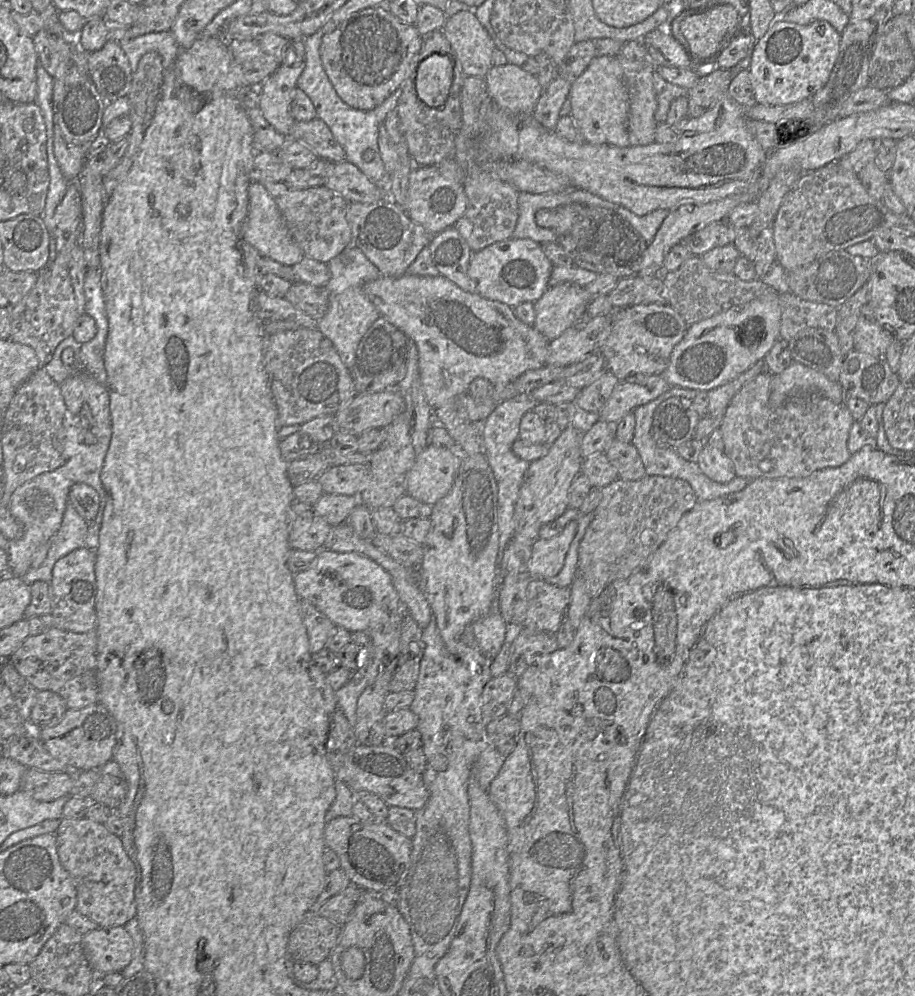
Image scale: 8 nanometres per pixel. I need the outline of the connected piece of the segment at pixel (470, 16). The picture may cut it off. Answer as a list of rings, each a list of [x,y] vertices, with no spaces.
[[[467,8],[450,17],[446,16],[441,31],[459,58],[465,76],[485,77],[494,65],[492,55],[496,46],[487,30],[477,19],[475,12],[476,8]]]

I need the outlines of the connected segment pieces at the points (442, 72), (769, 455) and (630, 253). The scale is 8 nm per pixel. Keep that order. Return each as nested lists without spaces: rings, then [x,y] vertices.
[[[432,54],[418,66],[416,91],[421,101],[432,108],[442,106],[450,93],[453,63],[446,55]]]
[[[768,371],[747,381],[733,396],[725,409],[720,424],[724,453],[734,464],[736,476],[747,480],[759,478],[805,477],[812,472],[844,464],[851,453],[848,450],[848,437],[854,422],[845,403],[834,403],[819,393],[796,393],[782,405],[773,408],[769,405],[771,377]]]
[[[573,203],[541,209],[535,214],[535,221],[555,233],[555,243],[572,258],[574,265],[598,275],[611,274],[618,279],[637,275],[648,245],[625,219],[606,208]]]

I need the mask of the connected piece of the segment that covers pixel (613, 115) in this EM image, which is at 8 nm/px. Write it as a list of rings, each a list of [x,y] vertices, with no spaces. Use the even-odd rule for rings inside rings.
[[[598,56],[592,59],[585,71],[571,84],[569,96],[571,117],[582,133],[585,142],[628,147],[627,121],[629,95],[622,67],[617,56]]]

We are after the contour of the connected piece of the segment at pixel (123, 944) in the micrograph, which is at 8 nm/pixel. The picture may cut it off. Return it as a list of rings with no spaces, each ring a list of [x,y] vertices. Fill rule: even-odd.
[[[124,926],[98,927],[82,936],[82,946],[93,970],[121,972],[134,953],[134,942]]]

